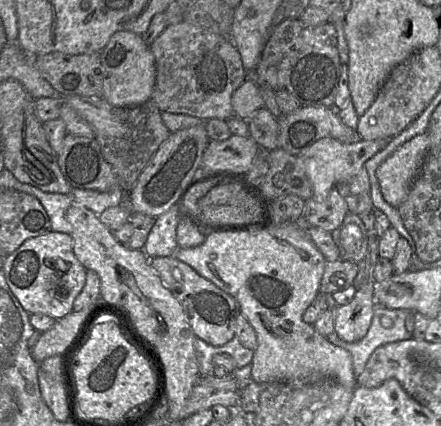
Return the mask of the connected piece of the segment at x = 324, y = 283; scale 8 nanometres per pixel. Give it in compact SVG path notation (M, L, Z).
M339 257L334 261L326 261L320 282L320 292L334 293L352 286L359 272L359 264Z

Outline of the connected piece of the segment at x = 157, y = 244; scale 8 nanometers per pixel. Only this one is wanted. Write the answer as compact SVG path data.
M176 205L156 218L143 248L149 258L175 254L179 248L176 240L179 221Z

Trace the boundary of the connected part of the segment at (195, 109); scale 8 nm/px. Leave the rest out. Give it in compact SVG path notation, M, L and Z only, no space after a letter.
M183 21L167 26L150 45L150 49L156 64L156 81L151 100L161 112L184 114L203 121L237 117L231 97L247 80L247 74L232 41Z

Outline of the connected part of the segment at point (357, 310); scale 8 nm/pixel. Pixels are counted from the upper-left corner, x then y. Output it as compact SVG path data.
M372 272L369 281L357 289L350 303L330 307L334 314L335 332L344 341L358 342L367 334L375 309L375 283Z

